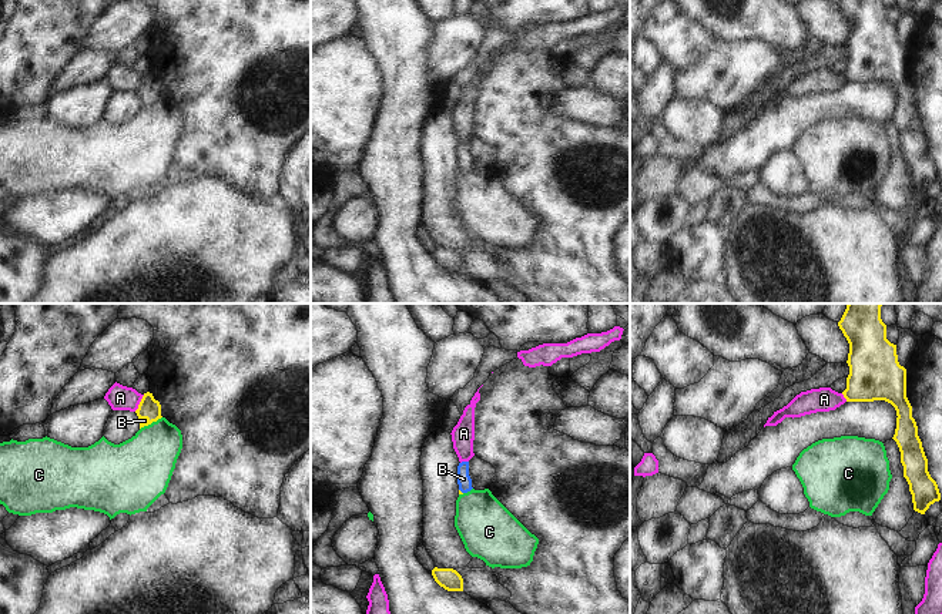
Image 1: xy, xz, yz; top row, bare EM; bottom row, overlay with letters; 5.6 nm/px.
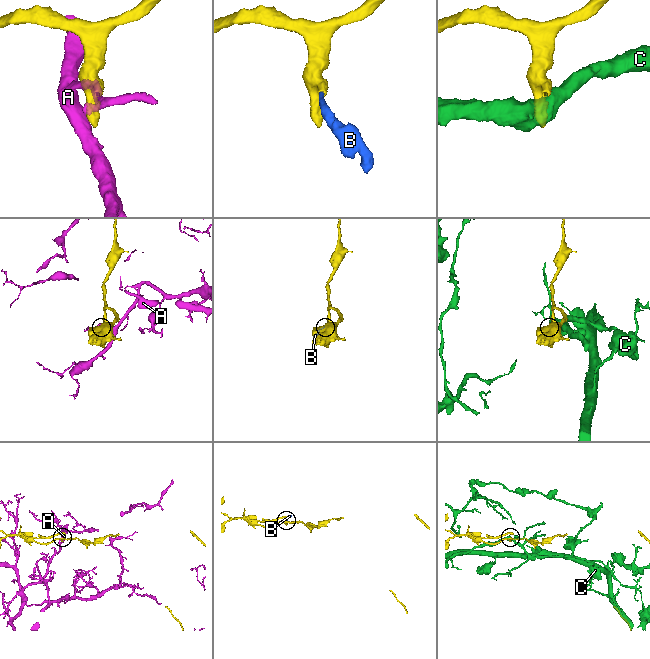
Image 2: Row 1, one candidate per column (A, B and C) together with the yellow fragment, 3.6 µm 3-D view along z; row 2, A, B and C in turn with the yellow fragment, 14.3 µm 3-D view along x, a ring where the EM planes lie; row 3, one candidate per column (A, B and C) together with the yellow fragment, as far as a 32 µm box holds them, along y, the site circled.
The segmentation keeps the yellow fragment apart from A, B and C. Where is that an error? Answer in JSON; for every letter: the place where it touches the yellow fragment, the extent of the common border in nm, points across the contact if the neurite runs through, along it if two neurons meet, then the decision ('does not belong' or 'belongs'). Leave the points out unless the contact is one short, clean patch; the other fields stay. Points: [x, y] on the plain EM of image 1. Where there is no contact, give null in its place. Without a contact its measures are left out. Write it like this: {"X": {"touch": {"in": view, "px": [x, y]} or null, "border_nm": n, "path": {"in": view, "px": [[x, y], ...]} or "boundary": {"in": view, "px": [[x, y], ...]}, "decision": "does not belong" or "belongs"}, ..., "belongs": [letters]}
{"A": {"touch": {"in": "xy", "px": [140, 84]}, "border_nm": 110, "decision": "does not belong"}, "B": {"touch": {"in": "xy", "px": [141, 101]}, "border_nm": 40, "path": {"in": "xy", "px": [[148, 89], [147, 96], [141, 101], [144, 101]]}, "decision": "belongs"}, "C": {"touch": {"in": "xy", "px": [150, 104]}, "border_nm": 150, "boundary": {"in": "xy", "px": [[161, 97], [140, 110]]}, "decision": "does not belong"}, "belongs": ["B"]}

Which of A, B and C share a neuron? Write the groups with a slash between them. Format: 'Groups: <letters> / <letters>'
Groups: A / B / C.

